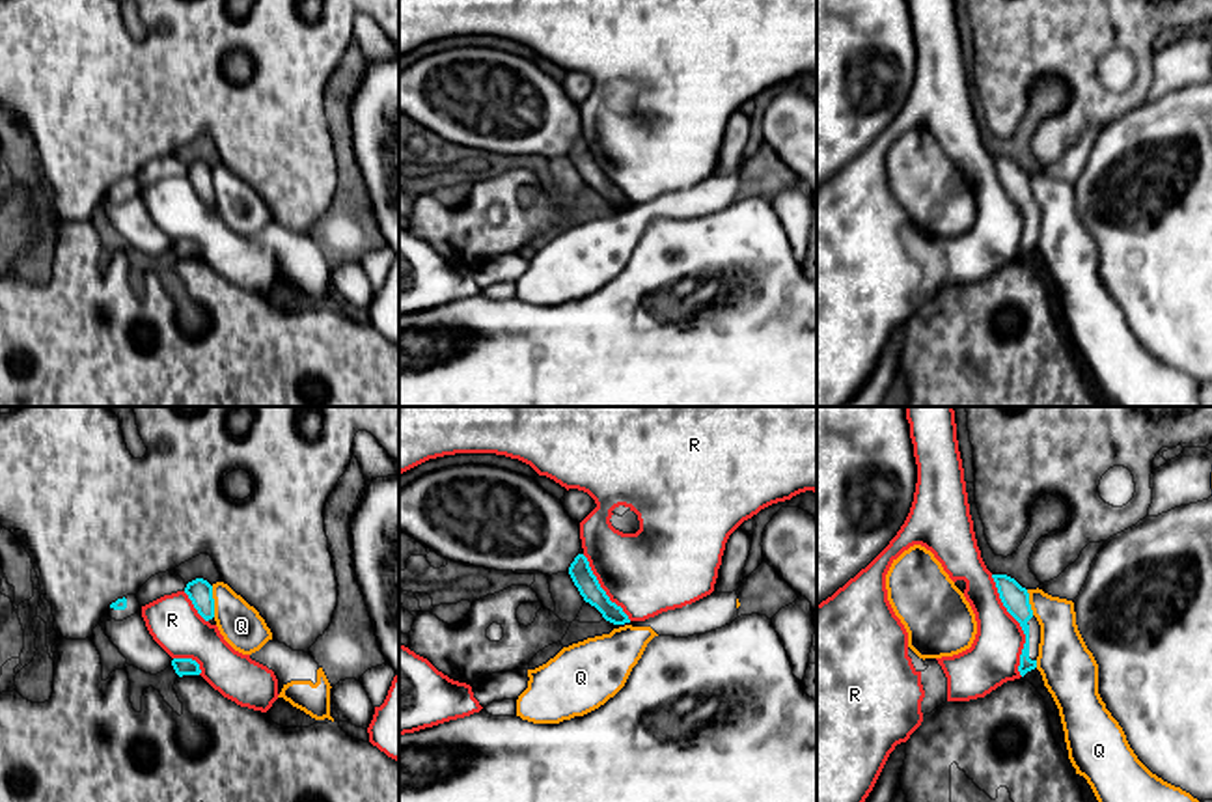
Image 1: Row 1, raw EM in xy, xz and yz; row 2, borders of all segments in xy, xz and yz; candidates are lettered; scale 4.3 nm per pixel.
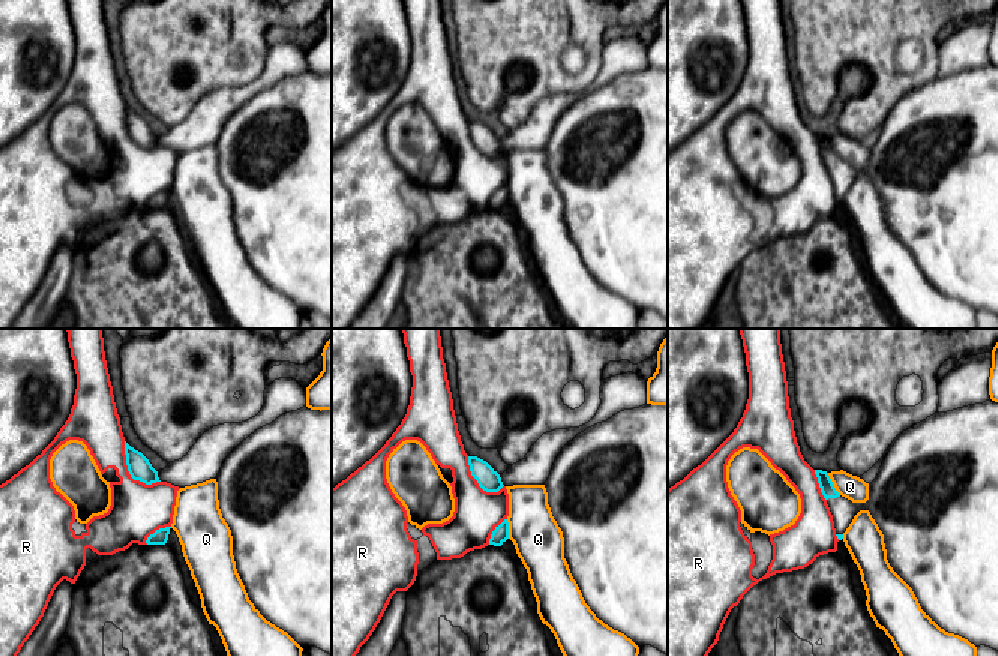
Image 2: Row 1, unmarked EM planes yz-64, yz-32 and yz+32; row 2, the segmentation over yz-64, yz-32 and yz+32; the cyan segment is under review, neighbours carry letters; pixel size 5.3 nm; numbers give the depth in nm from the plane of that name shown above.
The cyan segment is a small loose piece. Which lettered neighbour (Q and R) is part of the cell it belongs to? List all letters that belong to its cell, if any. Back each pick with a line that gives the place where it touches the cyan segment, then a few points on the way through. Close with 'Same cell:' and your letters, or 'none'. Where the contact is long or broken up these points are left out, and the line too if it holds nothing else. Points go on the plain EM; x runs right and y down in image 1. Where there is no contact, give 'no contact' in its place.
Same cell: none

